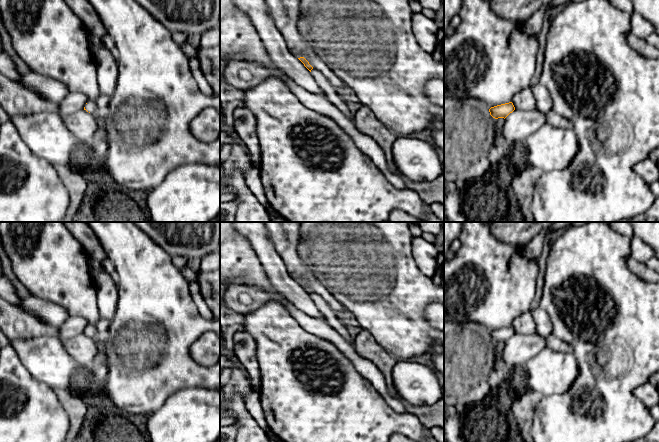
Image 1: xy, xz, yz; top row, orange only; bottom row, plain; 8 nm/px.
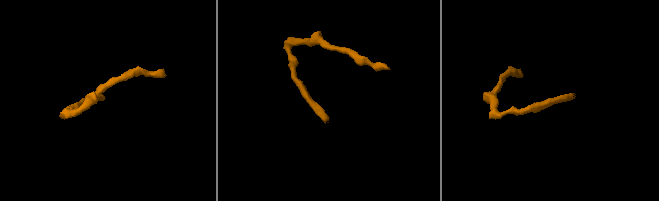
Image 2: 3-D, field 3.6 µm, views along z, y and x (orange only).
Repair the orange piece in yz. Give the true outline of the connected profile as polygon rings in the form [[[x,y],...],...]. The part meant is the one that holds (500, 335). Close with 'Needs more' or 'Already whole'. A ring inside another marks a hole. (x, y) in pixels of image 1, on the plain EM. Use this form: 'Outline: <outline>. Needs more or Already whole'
Outline: [[[512,326],[497,329],[489,333],[490,339],[495,342],[506,342],[510,337],[515,334],[515,331]]]. Already whole

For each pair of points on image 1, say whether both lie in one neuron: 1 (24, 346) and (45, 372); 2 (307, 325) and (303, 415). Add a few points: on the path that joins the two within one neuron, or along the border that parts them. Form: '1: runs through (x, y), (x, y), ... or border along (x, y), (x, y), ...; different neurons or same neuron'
1: runs through (30, 352), (44, 366); same neuron
2: border along (305, 330), (329, 341); different neurons

